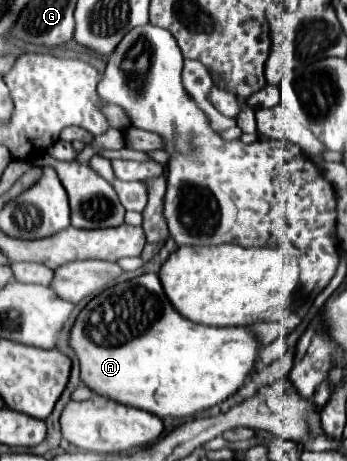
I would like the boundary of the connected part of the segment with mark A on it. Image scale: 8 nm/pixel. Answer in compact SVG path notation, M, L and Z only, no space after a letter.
M144 273L140 277L134 277L130 281L124 281L116 287L110 287L106 293L94 297L82 311L80 315L76 317L72 329L70 329L70 337L68 337L68 345L72 347L72 351L76 353L78 361L80 361L80 381L82 385L86 385L92 393L96 395L104 395L116 403L122 403L122 405L128 405L128 407L140 407L156 417L174 417L174 419L184 419L184 417L190 417L190 415L196 415L204 409L210 409L212 405L224 401L226 397L230 397L232 393L236 393L236 389L240 389L240 385L246 381L246 377L254 371L254 359L260 351L260 345L258 341L254 339L254 335L246 329L246 327L208 327L208 325L198 325L198 323L192 323L192 321L186 321L172 305L170 301L166 299L164 291L162 291L162 285L160 285L160 279L156 273Z

